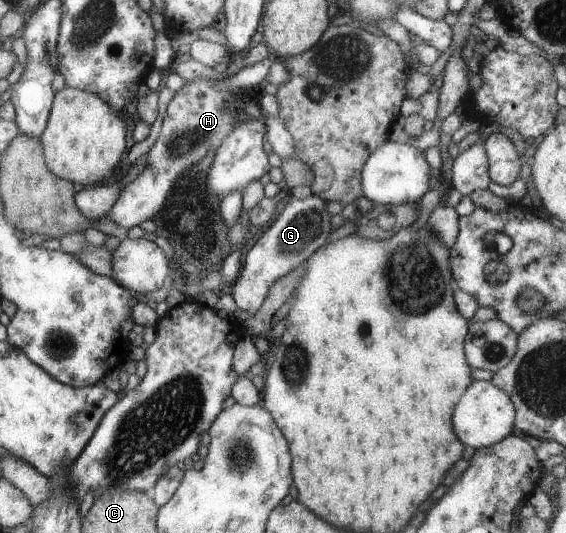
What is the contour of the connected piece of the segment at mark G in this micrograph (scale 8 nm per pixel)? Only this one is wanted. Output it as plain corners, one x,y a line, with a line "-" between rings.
312,194
302,199
291,198
276,216
276,220
254,242
244,256
239,275
229,286
229,293
240,310
246,310
252,316
274,281
303,263
325,243
328,233
332,230
329,224
330,215
325,206
326,202

